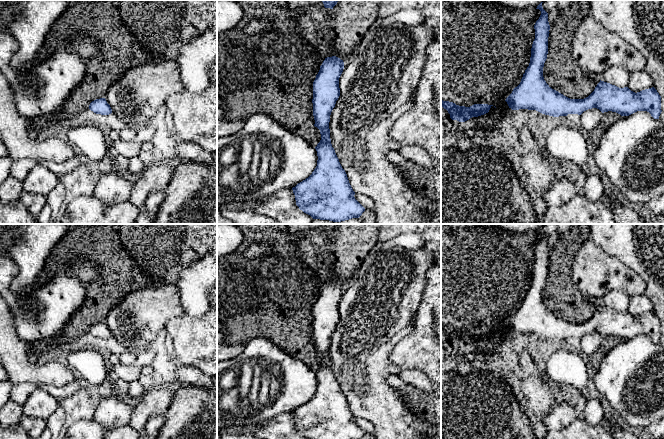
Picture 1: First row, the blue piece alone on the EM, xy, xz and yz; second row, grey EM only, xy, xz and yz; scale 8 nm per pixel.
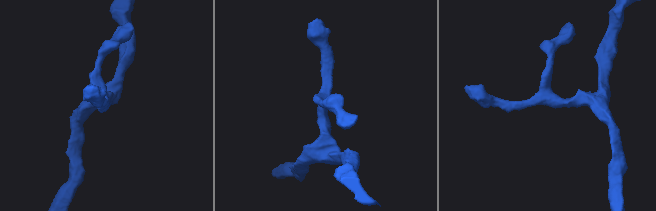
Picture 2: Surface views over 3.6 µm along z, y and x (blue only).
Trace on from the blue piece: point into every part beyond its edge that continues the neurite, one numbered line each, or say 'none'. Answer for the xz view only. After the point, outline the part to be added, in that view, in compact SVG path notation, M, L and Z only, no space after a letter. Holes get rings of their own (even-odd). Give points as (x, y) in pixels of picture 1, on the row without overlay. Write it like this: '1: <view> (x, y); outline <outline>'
none

